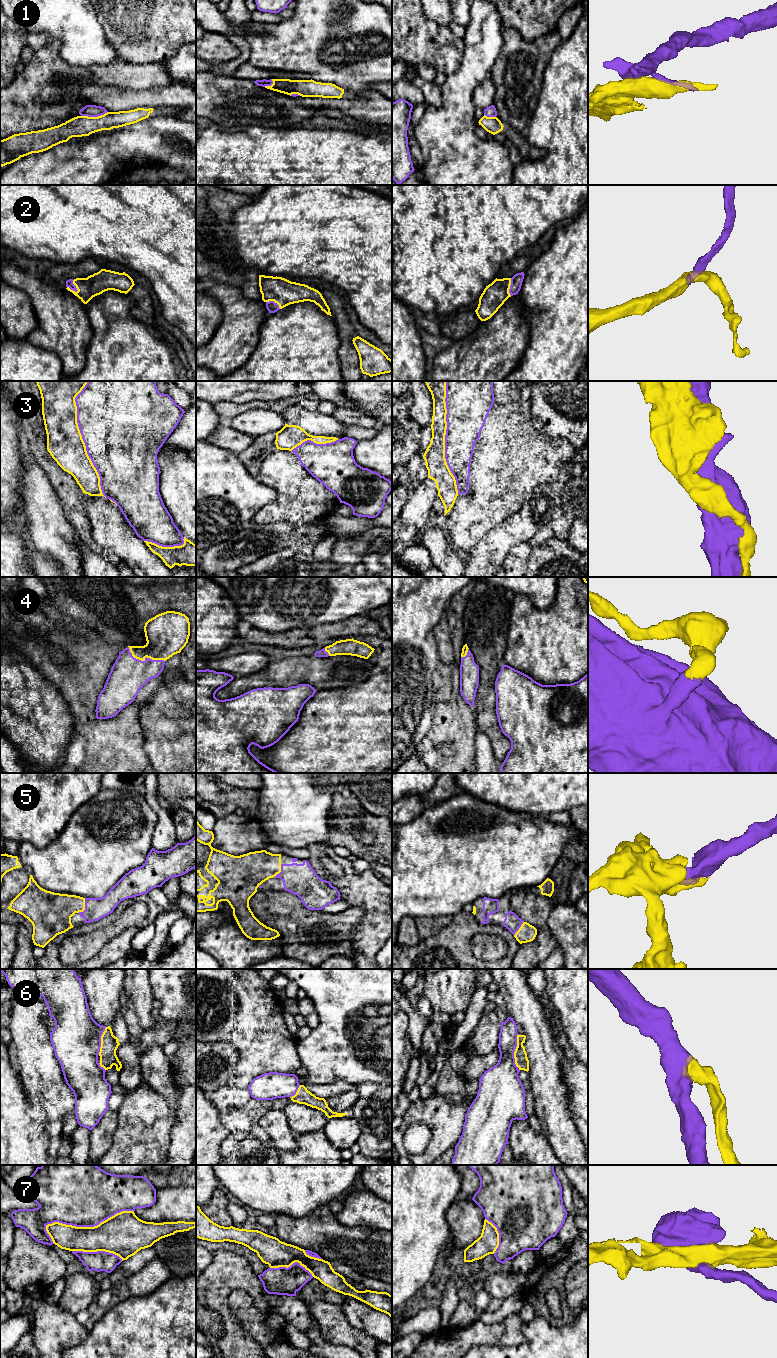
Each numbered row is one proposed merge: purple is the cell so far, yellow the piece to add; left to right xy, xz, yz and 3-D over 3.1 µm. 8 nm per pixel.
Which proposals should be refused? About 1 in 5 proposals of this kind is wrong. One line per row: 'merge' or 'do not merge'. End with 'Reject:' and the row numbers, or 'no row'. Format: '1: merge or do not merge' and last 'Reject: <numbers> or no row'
1: do not merge
2: merge
3: do not merge
4: merge
5: merge
6: do not merge
7: do not merge
Reject: 1, 3, 6, 7

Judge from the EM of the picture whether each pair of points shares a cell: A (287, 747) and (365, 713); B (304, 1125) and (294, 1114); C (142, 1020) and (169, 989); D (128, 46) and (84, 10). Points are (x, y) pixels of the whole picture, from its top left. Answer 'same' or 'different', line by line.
A: same
B: same
C: different
D: different

